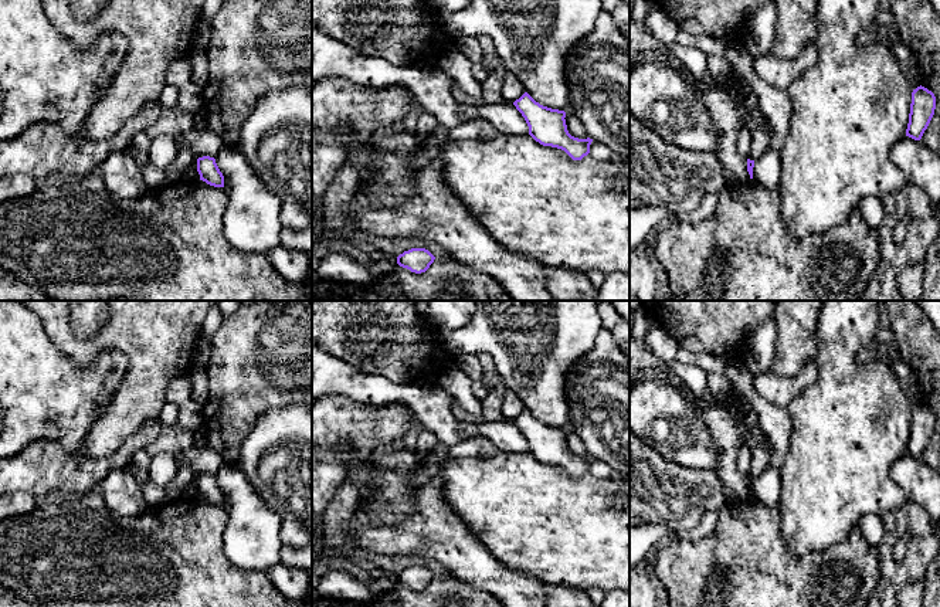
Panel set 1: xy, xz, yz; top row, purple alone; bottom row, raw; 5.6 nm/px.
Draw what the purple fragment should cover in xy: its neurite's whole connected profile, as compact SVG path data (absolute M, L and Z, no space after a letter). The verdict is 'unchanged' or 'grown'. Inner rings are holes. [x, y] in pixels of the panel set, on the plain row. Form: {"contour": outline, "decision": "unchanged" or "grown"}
{"contour": "M198 475L197 489L200 492L200 498L206 499L207 502L214 505L224 505L224 494L220 489L214 475Z", "decision": "unchanged"}

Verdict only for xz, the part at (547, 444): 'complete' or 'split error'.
complete

